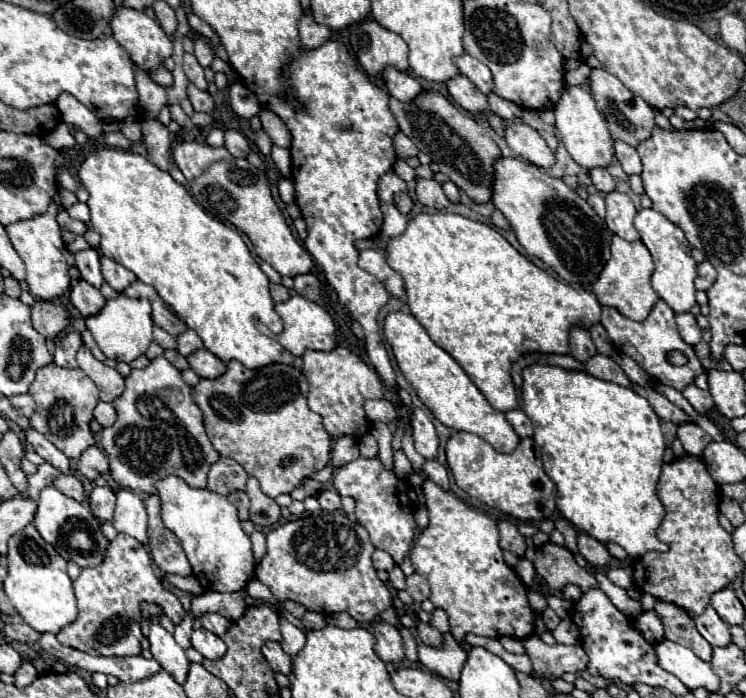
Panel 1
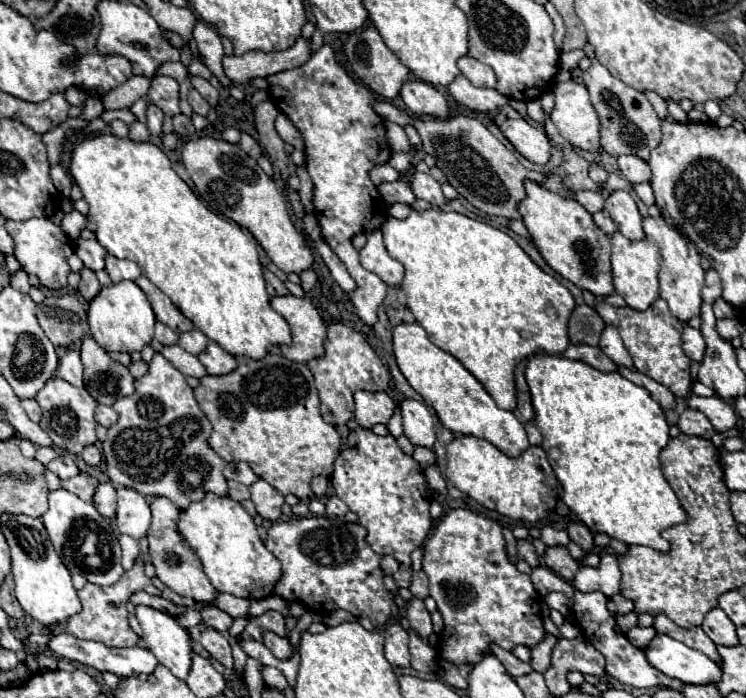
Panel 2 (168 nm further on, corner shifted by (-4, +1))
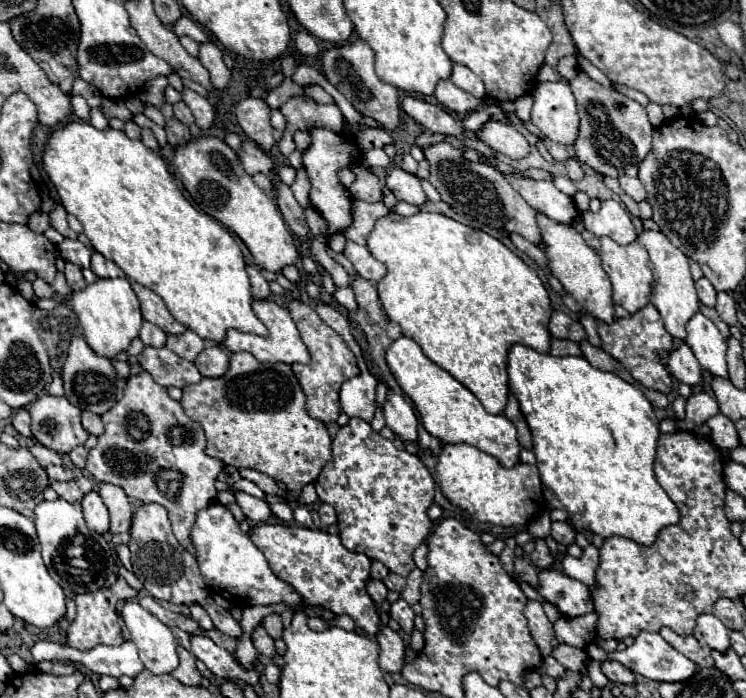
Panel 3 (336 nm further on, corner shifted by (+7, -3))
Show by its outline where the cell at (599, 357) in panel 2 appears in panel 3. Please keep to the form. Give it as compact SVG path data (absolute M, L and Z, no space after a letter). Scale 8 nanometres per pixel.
M557 338L551 340L551 350L549 352L553 356L581 356L579 344L575 344L571 340L557 340Z

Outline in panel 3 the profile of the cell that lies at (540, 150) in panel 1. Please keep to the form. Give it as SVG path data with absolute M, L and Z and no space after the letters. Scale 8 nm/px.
M489 120L481 128L481 138L503 156L525 158L529 154L529 142L511 124Z

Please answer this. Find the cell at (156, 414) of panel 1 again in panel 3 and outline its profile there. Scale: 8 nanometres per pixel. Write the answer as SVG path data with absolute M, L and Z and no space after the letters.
M141 372L137 376L129 376L127 378L127 388L123 398L103 416L103 424L105 424L105 432L97 438L97 446L93 450L89 450L87 456L87 472L91 472L99 482L111 482L111 484L119 484L129 498L141 500L143 504L151 504L157 502L161 504L167 512L169 512L169 520L173 526L173 534L179 540L179 544L191 552L195 556L195 546L191 542L191 528L195 524L197 512L207 508L215 496L215 480L219 476L219 472L225 468L225 464L213 456L209 456L205 452L205 434L203 428L193 422L181 408L181 404L177 400L171 400L167 390L159 384L155 384L155 380L147 374Z

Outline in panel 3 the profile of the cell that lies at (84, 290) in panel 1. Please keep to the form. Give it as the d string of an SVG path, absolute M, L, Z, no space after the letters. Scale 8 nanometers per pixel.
M65 262L65 278L67 278L67 284L71 286L71 290L83 290L87 286L83 274L81 274L81 268L77 268L77 264L71 264L71 262Z

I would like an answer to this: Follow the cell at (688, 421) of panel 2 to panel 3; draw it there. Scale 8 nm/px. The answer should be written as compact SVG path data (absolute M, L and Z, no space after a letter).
M695 392L687 398L687 416L685 420L675 420L679 430L695 430L699 424L707 422L711 416L719 414L719 406L707 392Z

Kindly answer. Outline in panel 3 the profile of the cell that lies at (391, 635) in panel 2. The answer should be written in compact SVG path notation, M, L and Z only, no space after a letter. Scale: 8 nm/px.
M383 626L377 634L379 642L379 666L383 672L401 672L405 662L405 642L403 638L391 630L389 626Z

